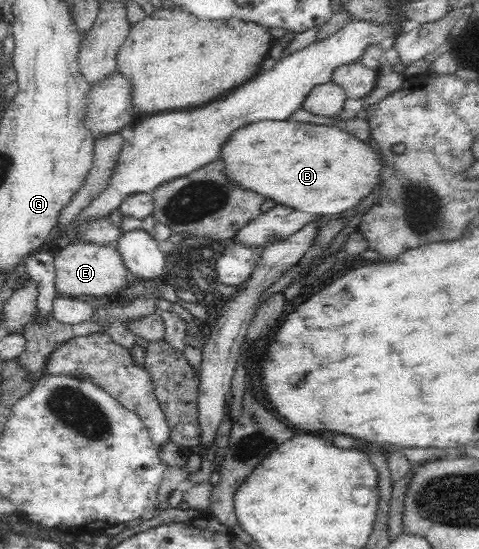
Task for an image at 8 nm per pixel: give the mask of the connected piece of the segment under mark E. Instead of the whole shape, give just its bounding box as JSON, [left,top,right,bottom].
[54,243,127,297]

